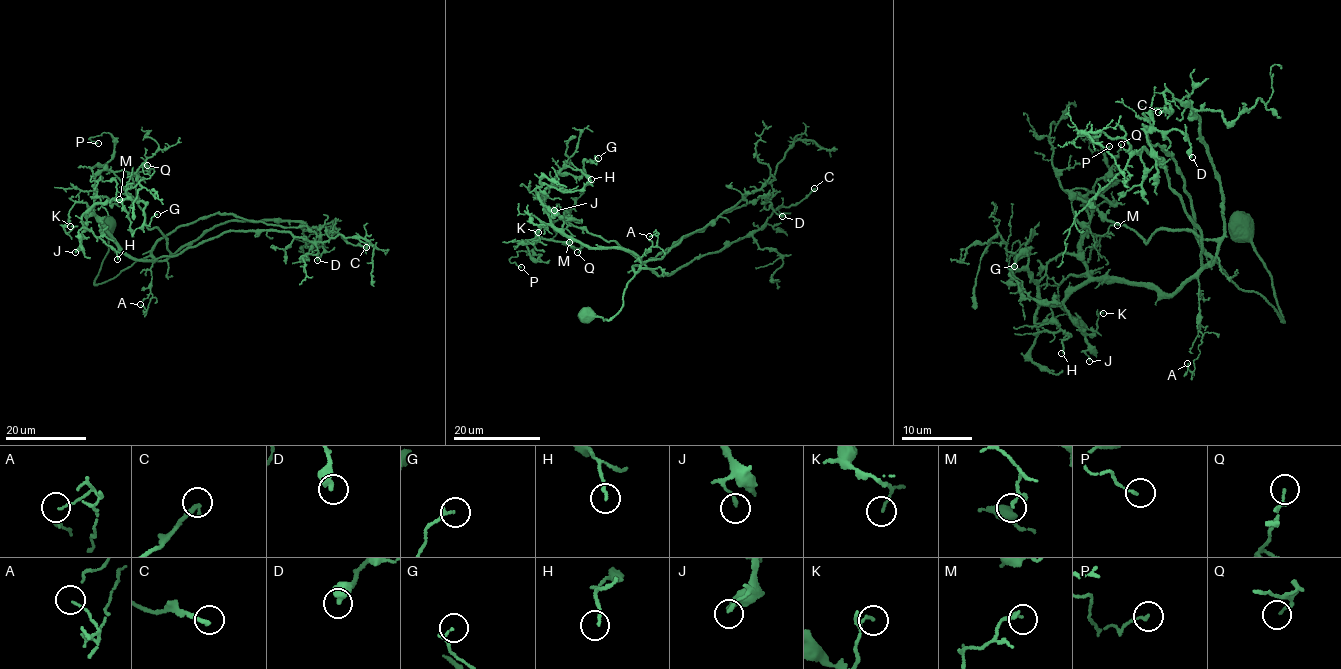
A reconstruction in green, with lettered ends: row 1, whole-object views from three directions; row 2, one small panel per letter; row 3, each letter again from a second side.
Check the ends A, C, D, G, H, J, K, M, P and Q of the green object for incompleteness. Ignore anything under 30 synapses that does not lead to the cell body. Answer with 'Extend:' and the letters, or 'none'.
Extend: C

